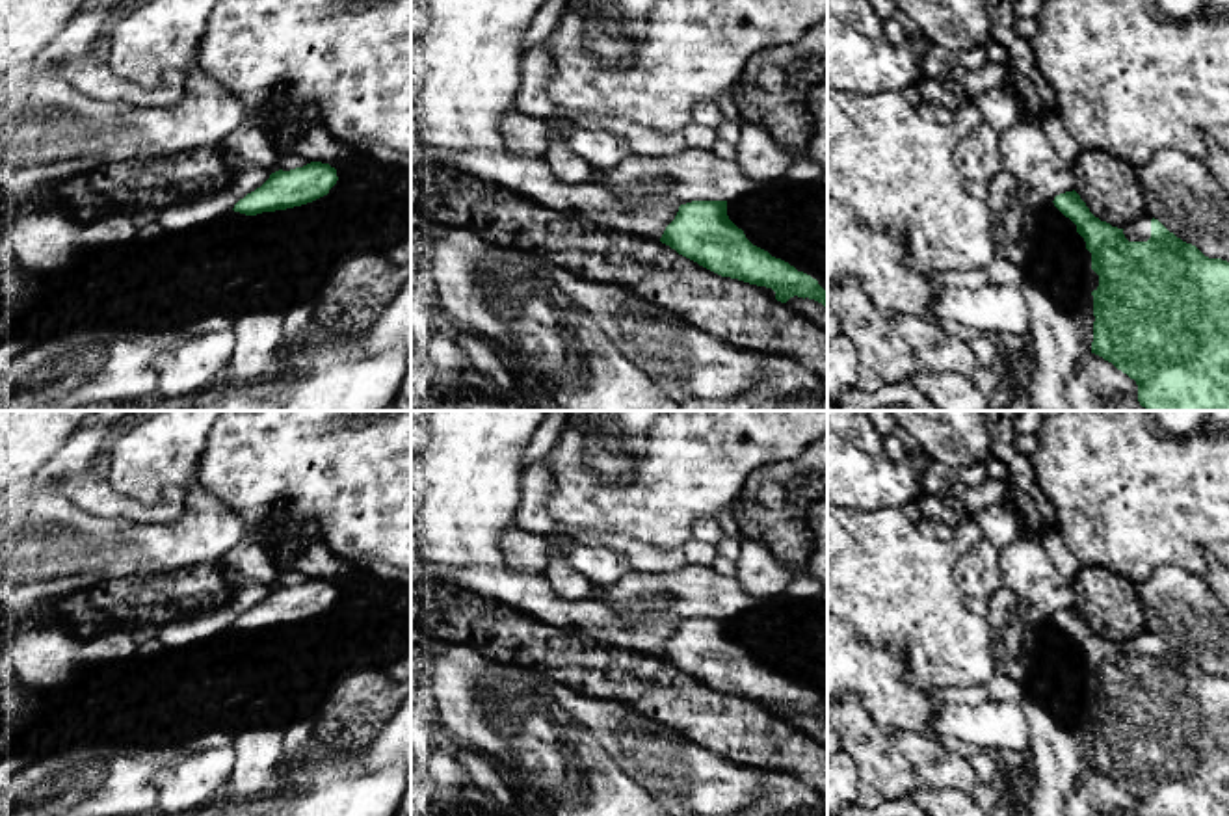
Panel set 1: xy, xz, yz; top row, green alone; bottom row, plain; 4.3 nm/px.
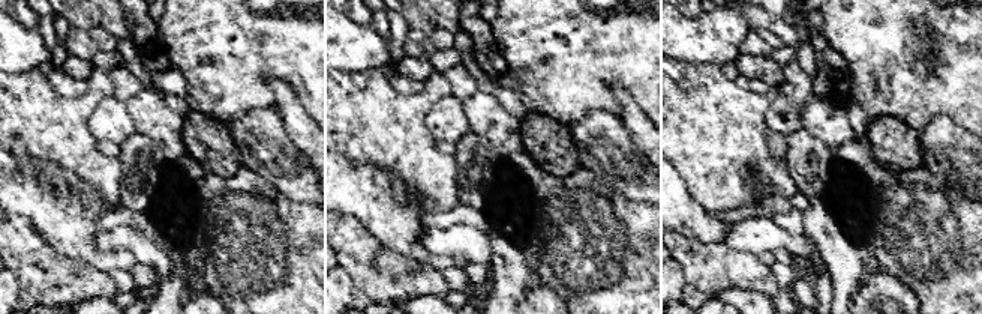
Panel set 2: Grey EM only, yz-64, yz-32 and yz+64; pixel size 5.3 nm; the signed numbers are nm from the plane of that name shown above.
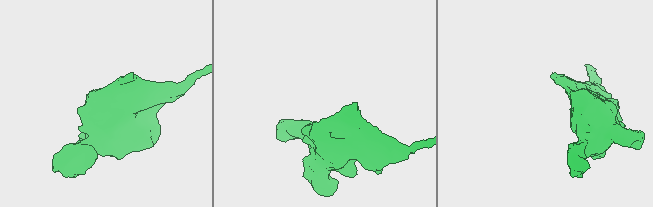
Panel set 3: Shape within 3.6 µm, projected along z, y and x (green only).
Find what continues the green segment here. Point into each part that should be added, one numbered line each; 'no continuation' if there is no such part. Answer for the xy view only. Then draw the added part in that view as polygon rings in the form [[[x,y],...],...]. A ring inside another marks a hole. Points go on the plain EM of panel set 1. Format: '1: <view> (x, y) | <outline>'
no continuation

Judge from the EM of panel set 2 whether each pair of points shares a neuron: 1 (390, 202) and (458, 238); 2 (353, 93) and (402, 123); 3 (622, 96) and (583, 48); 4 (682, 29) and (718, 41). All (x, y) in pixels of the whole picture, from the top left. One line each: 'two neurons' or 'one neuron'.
1: two neurons
2: one neuron
3: two neurons
4: one neuron

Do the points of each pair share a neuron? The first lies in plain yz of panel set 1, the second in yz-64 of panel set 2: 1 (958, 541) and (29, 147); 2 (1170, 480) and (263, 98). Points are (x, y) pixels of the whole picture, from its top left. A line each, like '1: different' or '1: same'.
1: same
2: same

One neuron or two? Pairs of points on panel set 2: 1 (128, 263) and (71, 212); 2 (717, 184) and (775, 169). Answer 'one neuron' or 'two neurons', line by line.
1: one neuron
2: one neuron

